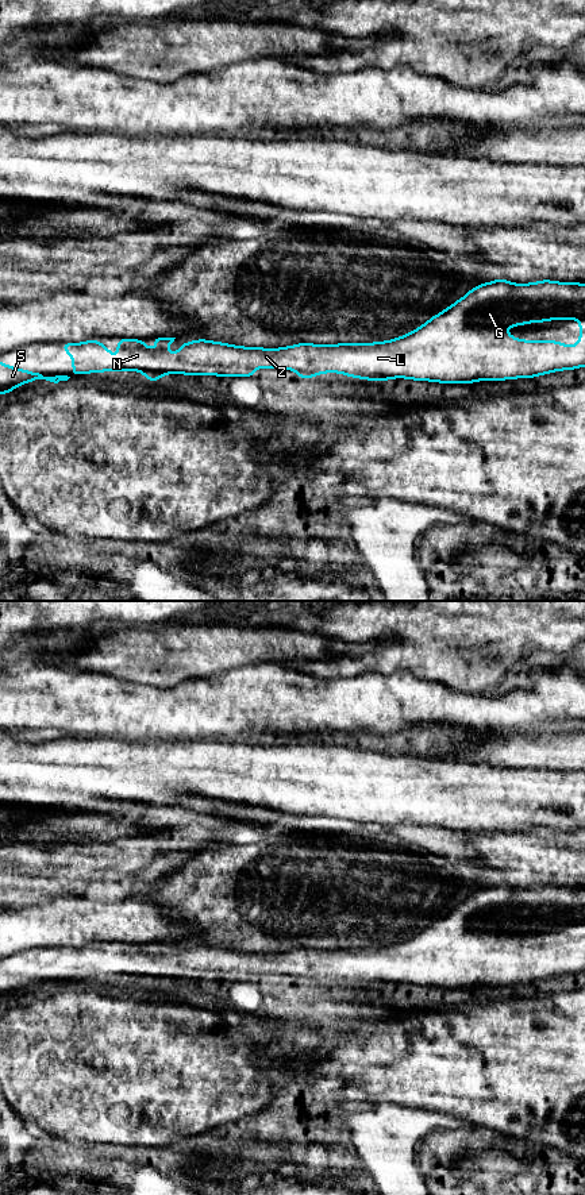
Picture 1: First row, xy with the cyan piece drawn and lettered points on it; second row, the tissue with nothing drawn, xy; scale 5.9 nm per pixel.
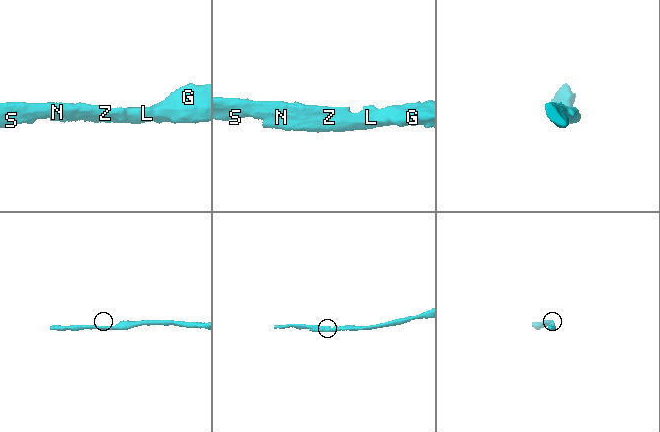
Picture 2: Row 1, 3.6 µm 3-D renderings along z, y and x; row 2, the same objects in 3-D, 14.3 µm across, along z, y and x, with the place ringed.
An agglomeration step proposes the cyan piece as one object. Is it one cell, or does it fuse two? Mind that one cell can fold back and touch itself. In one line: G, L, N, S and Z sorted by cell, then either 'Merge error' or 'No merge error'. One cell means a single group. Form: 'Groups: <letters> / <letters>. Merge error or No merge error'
Groups: G L N S Z. No merge error

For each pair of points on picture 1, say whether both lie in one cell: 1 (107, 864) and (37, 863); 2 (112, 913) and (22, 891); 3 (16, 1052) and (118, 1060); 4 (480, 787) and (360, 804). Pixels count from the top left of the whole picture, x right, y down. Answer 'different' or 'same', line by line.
1: same
2: different
3: same
4: same

